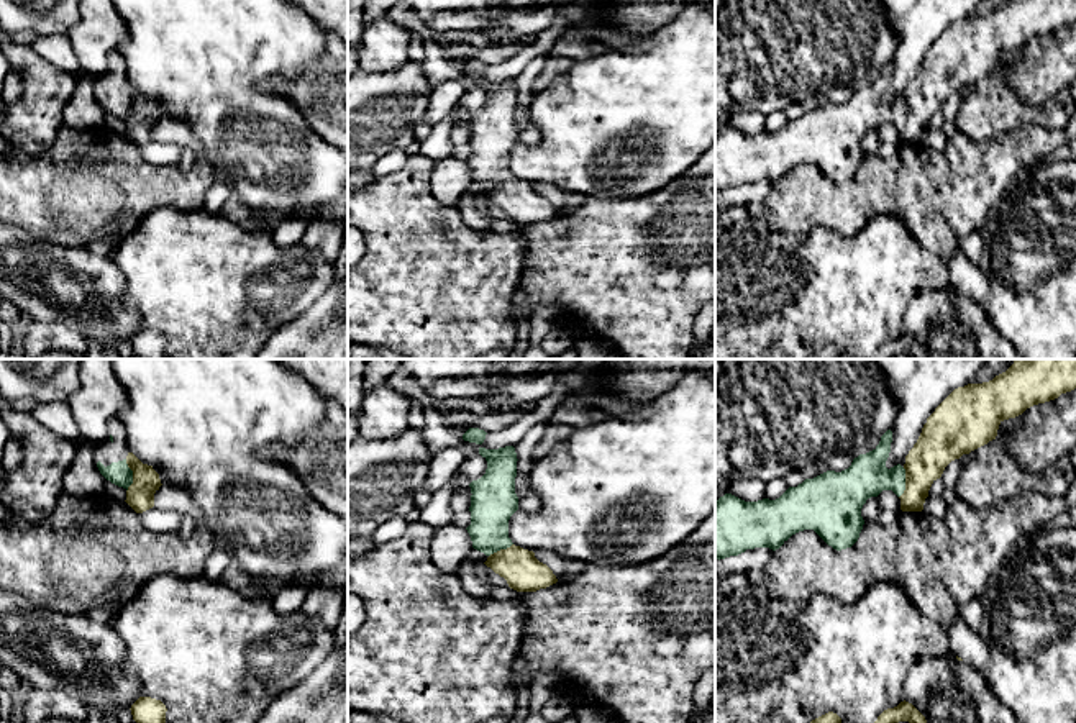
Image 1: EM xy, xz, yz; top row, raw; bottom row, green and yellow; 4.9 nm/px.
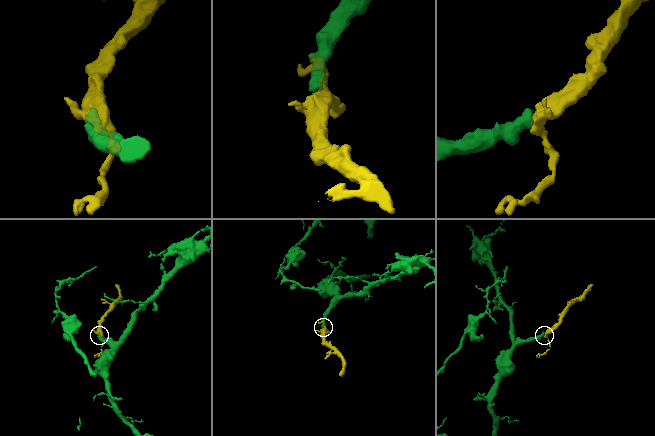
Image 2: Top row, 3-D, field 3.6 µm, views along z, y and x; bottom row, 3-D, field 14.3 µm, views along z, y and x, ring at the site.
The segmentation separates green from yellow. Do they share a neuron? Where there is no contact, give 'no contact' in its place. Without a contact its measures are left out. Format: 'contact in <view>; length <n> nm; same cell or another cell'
contact in xy; length 160 nm; same cell

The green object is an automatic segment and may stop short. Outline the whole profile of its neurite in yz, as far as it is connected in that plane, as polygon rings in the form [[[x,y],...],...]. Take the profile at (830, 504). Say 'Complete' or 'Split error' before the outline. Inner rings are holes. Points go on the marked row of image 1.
Split error. [[[1015,359],[1014,364],[989,382],[968,384],[955,389],[927,418],[905,464],[886,467],[891,452],[892,431],[887,430],[879,444],[853,459],[841,472],[827,471],[789,487],[779,498],[745,502],[725,493],[715,502],[715,557],[738,556],[746,549],[779,549],[792,534],[814,530],[837,551],[851,548],[863,530],[861,508],[868,498],[882,490],[892,490],[900,498],[902,512],[922,512],[932,484],[945,467],[963,454],[996,439],[1004,420],[1022,415],[1027,408],[1058,398],[1076,389],[1076,359]]]

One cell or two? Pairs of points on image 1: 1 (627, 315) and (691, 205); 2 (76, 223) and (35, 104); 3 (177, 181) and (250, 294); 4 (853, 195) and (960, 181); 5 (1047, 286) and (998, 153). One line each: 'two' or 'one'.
1: one
2: two
3: two
4: one
5: two

